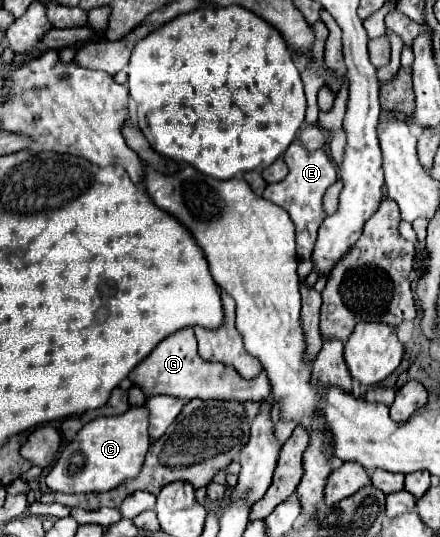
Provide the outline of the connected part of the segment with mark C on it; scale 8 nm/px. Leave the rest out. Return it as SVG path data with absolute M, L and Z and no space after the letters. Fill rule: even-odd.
M133 406L125 414L111 418L97 418L85 424L73 442L69 442L59 462L51 468L45 482L51 490L83 494L83 492L107 492L119 486L123 480L139 474L145 454L149 450L149 412L145 406Z

